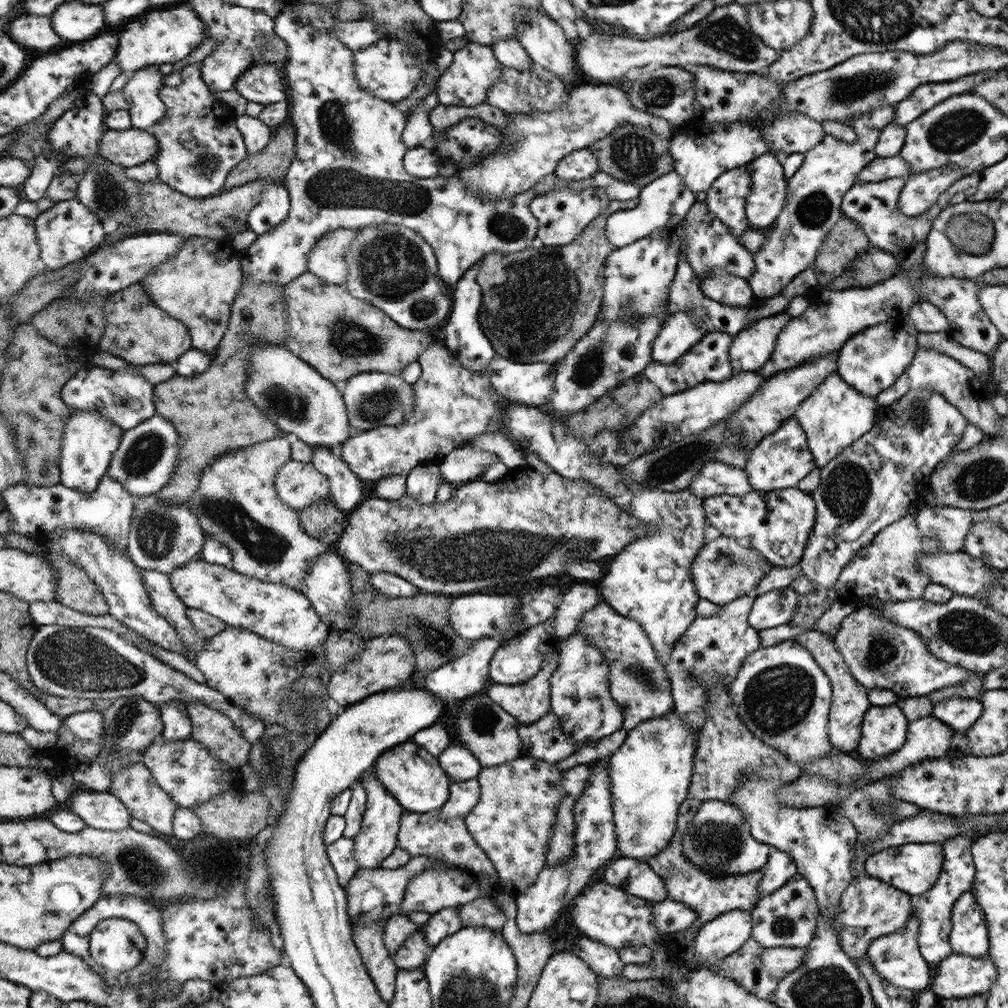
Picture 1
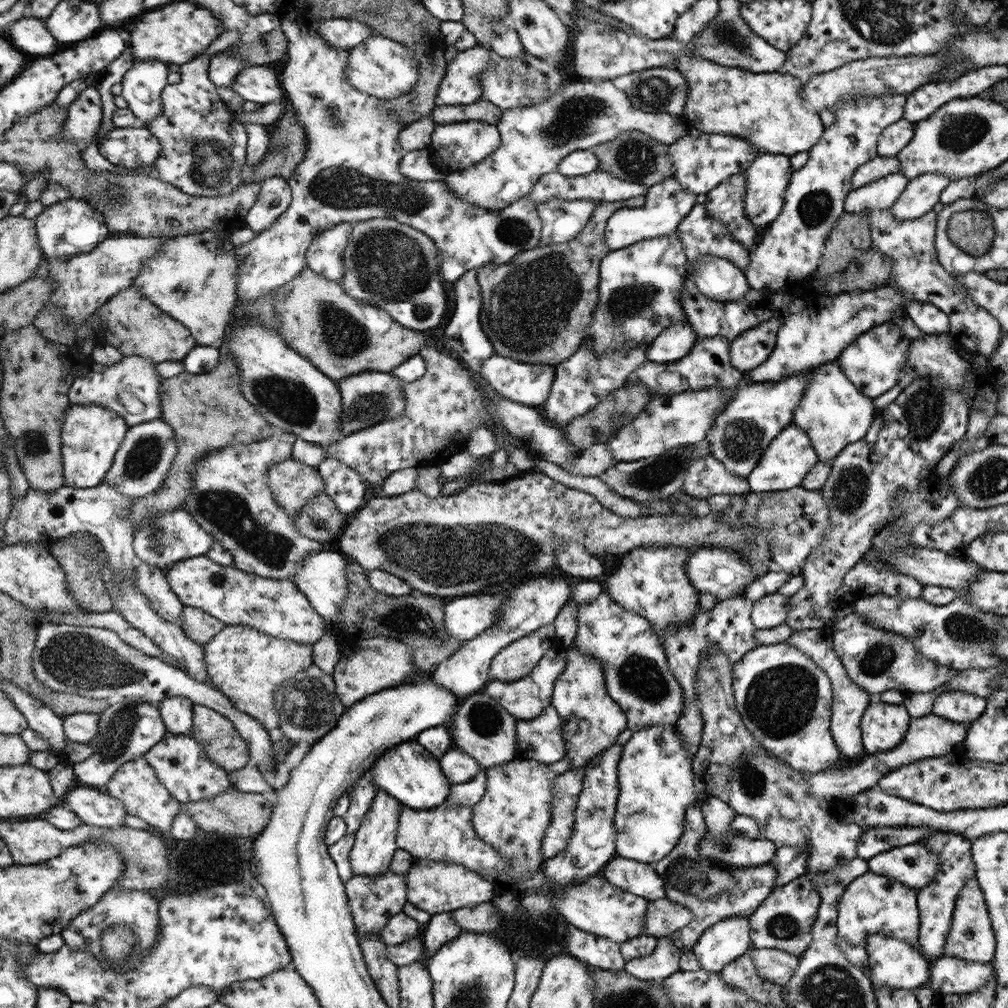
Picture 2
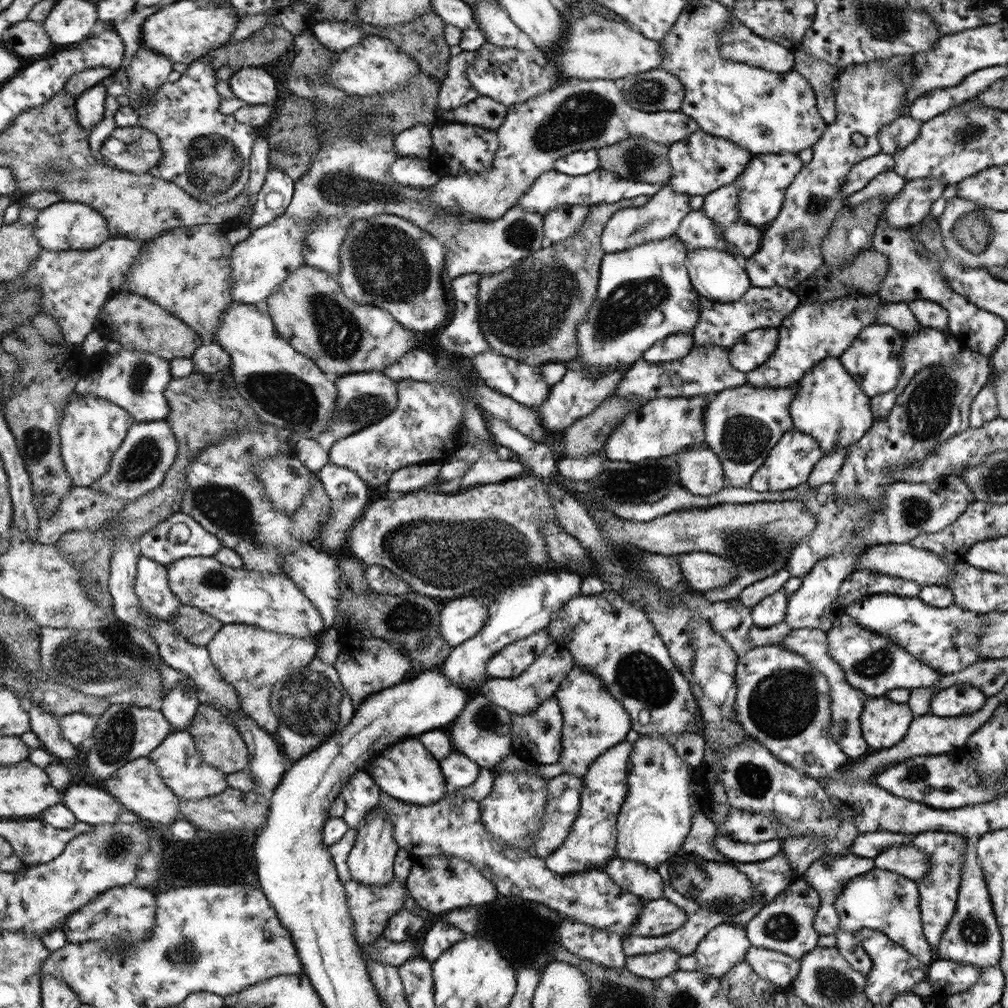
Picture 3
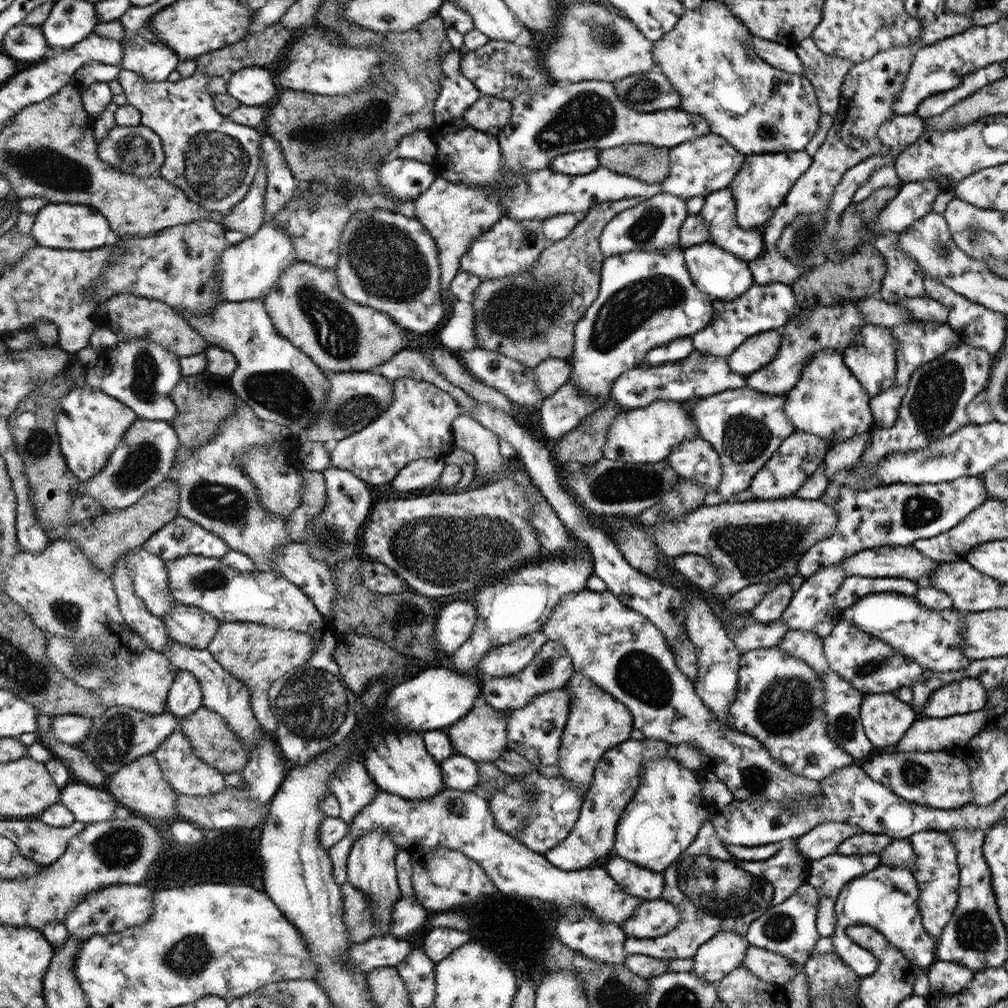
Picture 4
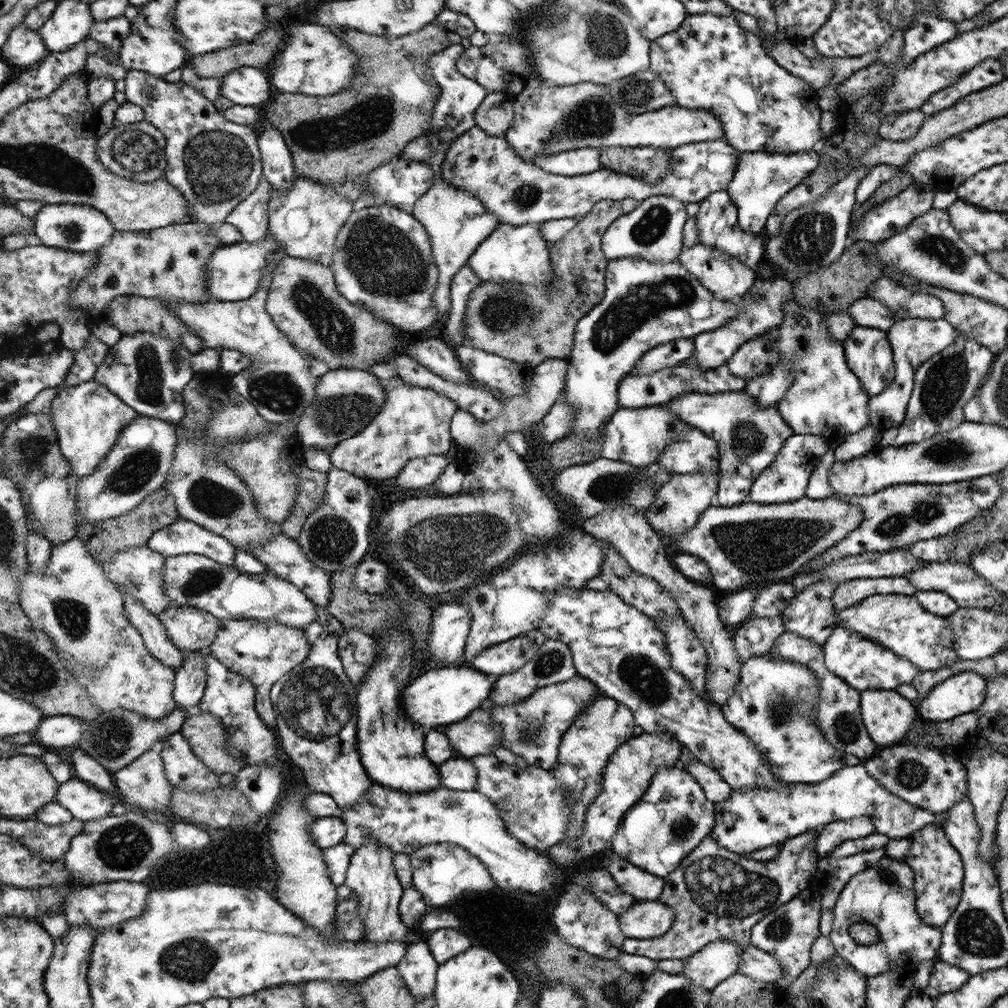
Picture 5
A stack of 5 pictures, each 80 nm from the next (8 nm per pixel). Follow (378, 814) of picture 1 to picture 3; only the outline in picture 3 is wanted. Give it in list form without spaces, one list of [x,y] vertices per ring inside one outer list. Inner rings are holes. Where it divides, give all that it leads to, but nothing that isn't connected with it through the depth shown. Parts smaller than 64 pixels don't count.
[[[373,811],[371,815],[366,816],[366,819],[367,822],[357,828],[357,839],[347,858],[351,880],[362,882],[364,886],[386,887],[395,880],[393,868],[400,849],[398,841],[394,837],[394,824],[388,817],[376,815]]]

